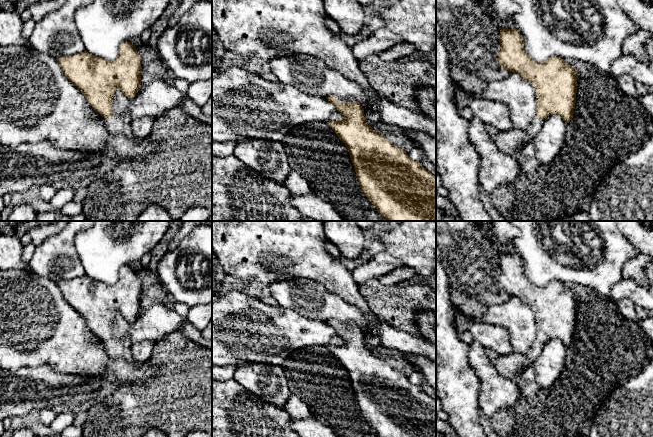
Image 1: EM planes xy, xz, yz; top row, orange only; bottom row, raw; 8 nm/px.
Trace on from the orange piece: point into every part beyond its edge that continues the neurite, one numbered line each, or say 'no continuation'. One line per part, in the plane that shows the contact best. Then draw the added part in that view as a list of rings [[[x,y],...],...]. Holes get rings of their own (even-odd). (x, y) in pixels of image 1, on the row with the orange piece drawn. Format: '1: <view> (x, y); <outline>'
1: xz (340, 99); [[[336,96],[336,100],[338,102],[355,102],[357,101],[355,98],[353,97],[348,97],[348,98],[343,98],[343,97],[339,97],[339,96]]]

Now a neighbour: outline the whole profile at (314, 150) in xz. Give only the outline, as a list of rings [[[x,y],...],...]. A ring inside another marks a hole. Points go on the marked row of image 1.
[[[308,122],[293,127],[280,141],[291,170],[305,178],[313,193],[330,203],[346,221],[388,221],[362,192],[348,149],[328,123]]]

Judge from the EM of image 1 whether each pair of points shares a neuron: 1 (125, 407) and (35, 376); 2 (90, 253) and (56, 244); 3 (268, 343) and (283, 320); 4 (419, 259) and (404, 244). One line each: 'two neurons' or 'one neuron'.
1: two neurons
2: two neurons
3: one neuron
4: one neuron

